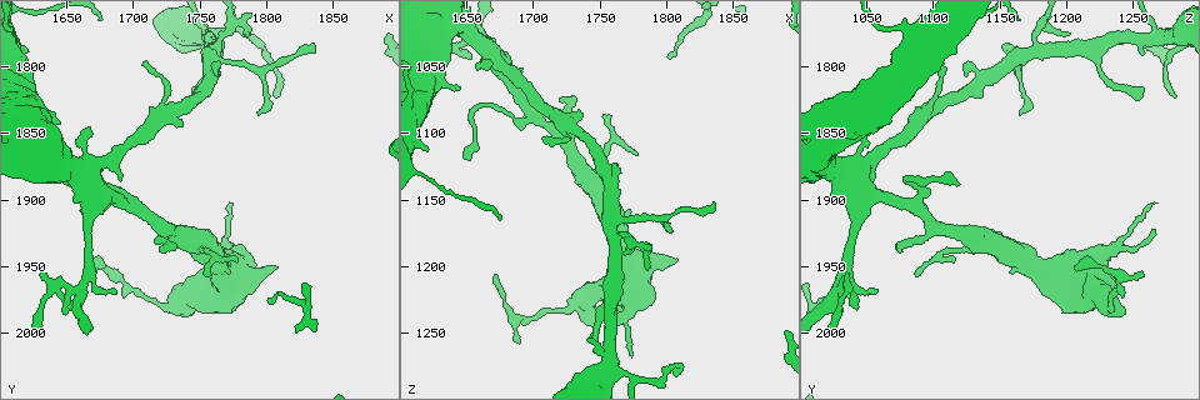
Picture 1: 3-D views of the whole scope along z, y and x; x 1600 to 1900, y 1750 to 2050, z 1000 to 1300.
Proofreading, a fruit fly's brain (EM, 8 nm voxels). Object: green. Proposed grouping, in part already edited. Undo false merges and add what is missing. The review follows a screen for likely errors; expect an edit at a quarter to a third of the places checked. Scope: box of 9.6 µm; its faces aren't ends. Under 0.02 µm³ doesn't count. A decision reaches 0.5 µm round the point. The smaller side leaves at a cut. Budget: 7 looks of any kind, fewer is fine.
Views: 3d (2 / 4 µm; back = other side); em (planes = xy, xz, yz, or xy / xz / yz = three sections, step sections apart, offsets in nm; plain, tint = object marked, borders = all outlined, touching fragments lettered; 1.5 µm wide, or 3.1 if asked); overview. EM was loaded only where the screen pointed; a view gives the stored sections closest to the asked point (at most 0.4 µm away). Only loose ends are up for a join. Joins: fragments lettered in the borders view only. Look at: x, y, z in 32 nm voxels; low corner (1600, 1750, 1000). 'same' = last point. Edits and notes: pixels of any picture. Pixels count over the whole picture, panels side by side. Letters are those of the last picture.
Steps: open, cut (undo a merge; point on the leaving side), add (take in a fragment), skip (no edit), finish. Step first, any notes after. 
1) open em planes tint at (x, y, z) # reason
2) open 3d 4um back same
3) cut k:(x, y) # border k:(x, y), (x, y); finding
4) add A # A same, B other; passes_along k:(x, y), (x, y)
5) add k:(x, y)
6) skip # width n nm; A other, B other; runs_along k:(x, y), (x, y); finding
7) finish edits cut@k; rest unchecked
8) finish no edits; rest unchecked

open em planes borders at (1660, 1900, 1026) # stops while still wide

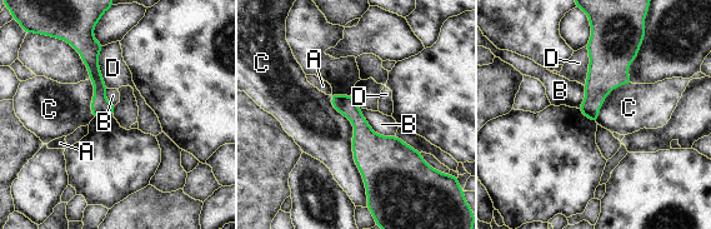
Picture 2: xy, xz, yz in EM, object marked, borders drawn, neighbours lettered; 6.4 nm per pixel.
skip # A other, B other, C other, D other; runs_along 2:(91, 41), (99, 103), (109, 113); none of them fits

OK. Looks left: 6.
open 3d 2um at (1658, 1966, 1030) # three-way junction

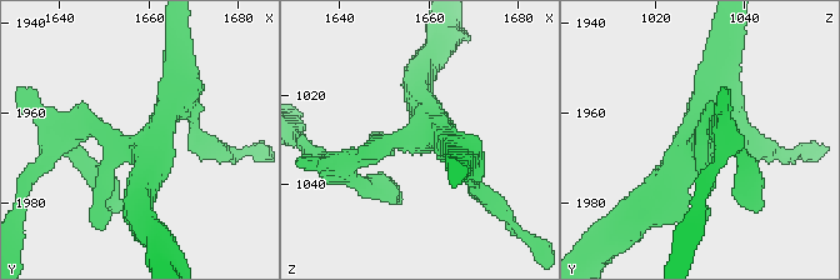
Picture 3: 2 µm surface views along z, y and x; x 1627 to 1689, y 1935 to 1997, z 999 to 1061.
open em planes borders at (1659, 1966, 1030) # need the tissue

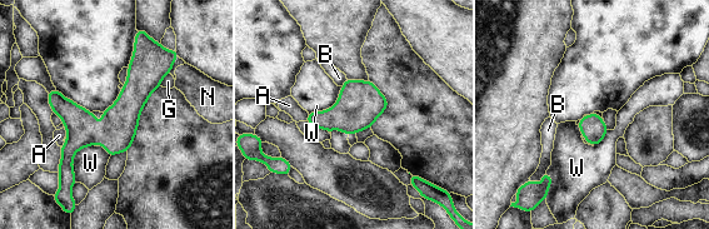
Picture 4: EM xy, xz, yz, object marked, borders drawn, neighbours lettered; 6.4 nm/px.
skip # longest_contact W 280 nm; A other, B other, G other, N other, W other; runs_along 4:(140, 49), (134, 96), (68, 152), (71, 180); continuous, no second cell

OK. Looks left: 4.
open em xy step 8 tint at (1666, 1846, 1050) # an open end

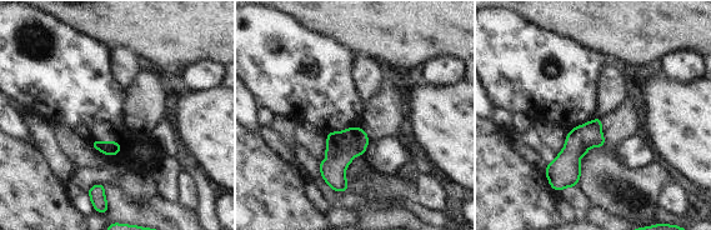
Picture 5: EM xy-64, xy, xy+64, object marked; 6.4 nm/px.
open em planes tint same # another direction

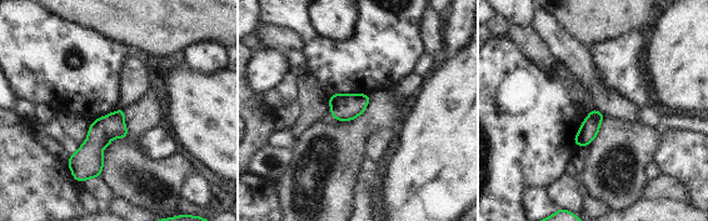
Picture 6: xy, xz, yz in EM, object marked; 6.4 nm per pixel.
open em planes borders same

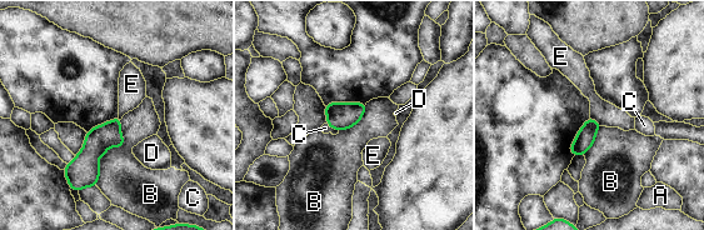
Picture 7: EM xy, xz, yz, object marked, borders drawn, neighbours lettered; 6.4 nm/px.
skip # width 130 nm; A other, B other, C other, D other, E other; border 7:(590, 116), (603, 125); none of them fits

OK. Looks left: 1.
finish no edits; rest unchecked

